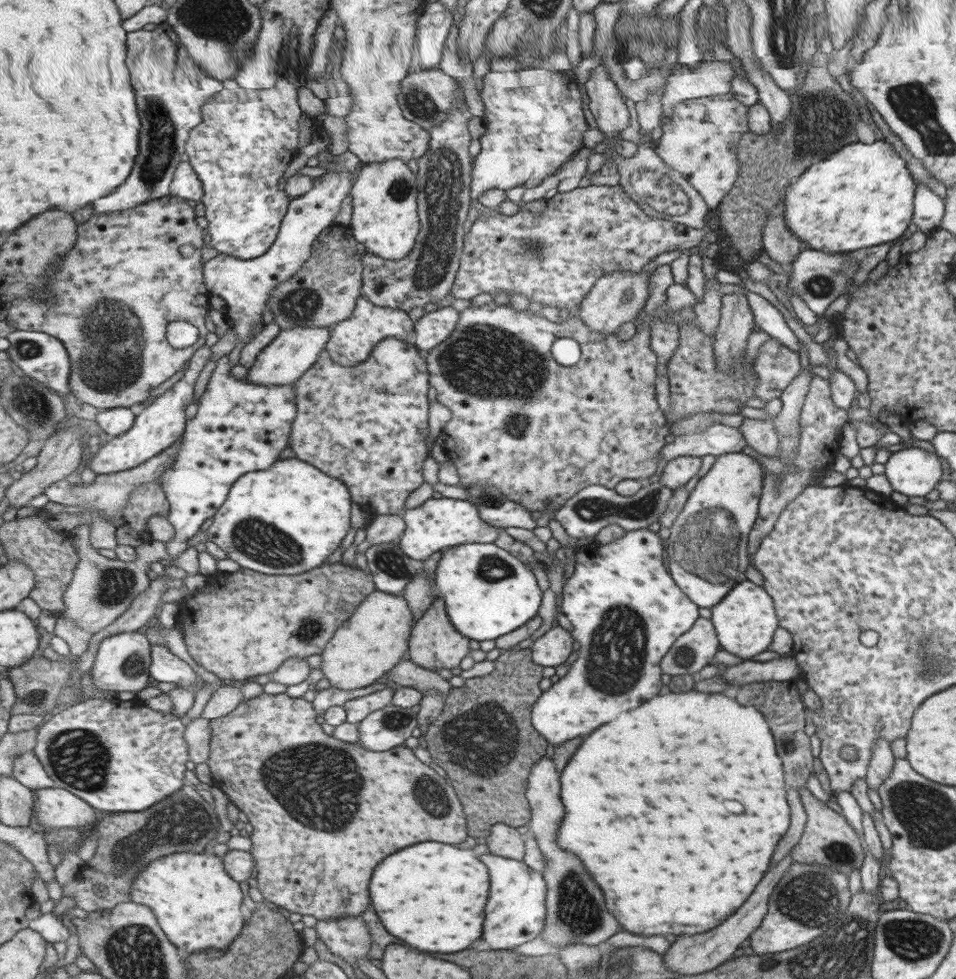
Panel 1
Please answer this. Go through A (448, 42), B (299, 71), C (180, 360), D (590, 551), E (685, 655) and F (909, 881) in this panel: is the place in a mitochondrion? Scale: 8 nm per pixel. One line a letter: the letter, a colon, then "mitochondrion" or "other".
A: other
B: other
C: other
D: other
E: mitochondrion
F: other

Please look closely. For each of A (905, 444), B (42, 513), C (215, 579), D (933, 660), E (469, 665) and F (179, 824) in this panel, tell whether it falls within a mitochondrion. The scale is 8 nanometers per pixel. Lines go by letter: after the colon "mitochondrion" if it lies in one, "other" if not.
A: other
B: other
C: other
D: mitochondrion
E: other
F: mitochondrion

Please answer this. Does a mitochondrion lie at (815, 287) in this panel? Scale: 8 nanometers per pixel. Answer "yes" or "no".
yes

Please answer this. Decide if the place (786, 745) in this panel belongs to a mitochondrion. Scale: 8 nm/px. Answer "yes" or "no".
no

